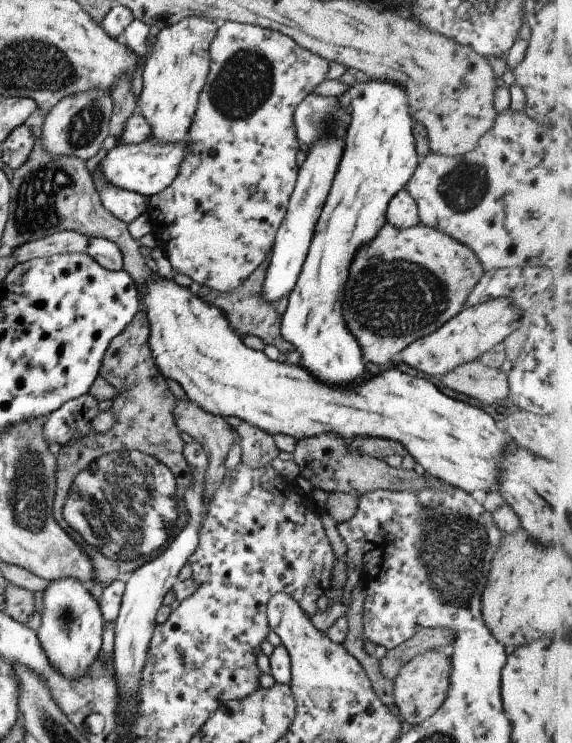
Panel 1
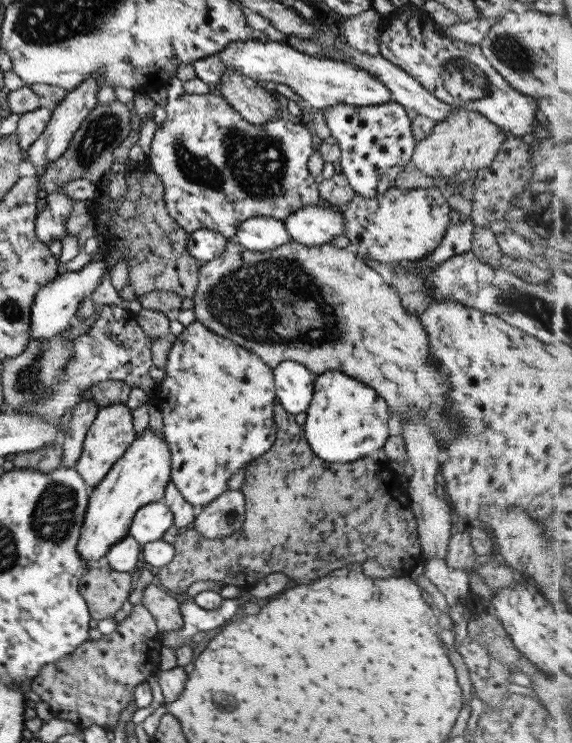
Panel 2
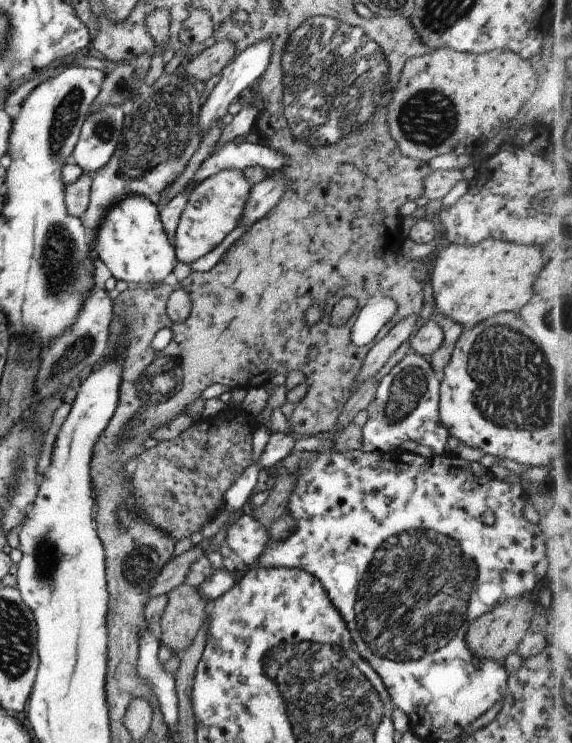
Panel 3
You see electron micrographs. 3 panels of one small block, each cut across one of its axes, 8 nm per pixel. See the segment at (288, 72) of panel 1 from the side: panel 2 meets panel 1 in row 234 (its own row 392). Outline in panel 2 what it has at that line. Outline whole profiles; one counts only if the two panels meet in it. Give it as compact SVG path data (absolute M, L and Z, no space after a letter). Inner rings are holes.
M195 321L176 336L167 356L165 373L166 379L157 384L150 403L162 412L163 439L171 452L171 481L198 511L229 490L228 479L232 474L272 448L277 431L273 413L273 402L277 398L273 369L251 350L210 332Z

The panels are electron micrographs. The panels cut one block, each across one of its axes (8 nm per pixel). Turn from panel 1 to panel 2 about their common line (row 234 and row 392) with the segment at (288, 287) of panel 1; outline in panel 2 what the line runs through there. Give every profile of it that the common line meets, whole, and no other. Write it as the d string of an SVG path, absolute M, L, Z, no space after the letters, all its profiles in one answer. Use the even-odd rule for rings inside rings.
M284 361L273 368L275 393L290 415L304 412L314 394L317 375L299 362Z

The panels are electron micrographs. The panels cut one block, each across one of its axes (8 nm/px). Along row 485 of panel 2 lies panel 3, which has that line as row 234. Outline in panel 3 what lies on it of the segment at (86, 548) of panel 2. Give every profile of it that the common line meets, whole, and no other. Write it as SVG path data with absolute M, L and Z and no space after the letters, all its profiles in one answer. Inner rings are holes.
M138 194L124 196L110 206L100 222L93 250L115 280L160 285L174 270L177 260L175 246L168 240L160 218L160 207L146 196Z

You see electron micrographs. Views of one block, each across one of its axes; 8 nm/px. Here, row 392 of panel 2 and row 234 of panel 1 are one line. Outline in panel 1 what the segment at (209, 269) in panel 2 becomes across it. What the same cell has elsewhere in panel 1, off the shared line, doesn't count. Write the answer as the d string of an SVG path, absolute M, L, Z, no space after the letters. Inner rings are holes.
M386 223L374 240L358 249L345 284L343 317L360 342L365 362L386 364L409 344L442 328L465 306L467 298L486 272L478 255L465 244L438 229L422 223L409 229L399 229Z

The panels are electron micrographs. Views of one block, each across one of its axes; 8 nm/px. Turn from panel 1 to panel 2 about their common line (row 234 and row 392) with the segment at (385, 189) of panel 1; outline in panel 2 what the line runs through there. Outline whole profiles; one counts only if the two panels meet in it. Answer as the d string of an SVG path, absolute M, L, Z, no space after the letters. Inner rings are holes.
M330 370L317 375L314 394L304 422L304 434L312 452L328 462L354 462L374 456L384 446L388 434L388 419L392 416L386 401L363 382L352 380L343 372Z

